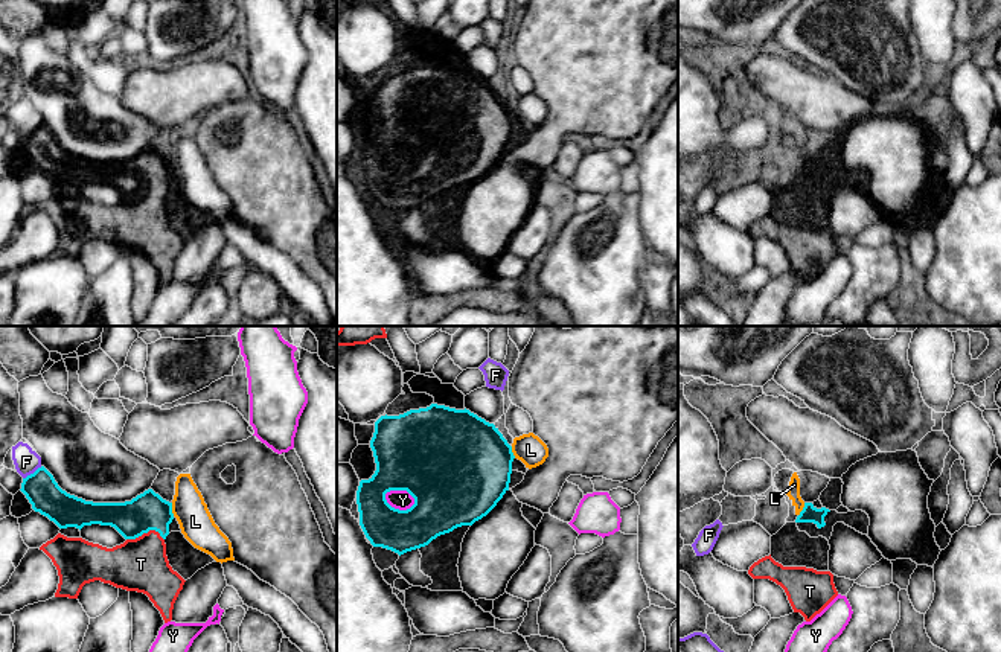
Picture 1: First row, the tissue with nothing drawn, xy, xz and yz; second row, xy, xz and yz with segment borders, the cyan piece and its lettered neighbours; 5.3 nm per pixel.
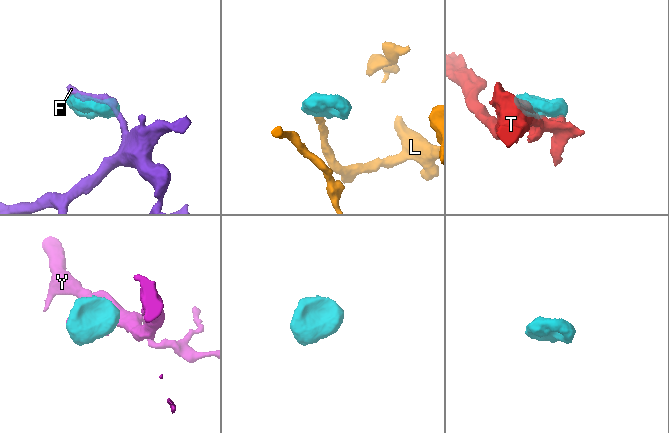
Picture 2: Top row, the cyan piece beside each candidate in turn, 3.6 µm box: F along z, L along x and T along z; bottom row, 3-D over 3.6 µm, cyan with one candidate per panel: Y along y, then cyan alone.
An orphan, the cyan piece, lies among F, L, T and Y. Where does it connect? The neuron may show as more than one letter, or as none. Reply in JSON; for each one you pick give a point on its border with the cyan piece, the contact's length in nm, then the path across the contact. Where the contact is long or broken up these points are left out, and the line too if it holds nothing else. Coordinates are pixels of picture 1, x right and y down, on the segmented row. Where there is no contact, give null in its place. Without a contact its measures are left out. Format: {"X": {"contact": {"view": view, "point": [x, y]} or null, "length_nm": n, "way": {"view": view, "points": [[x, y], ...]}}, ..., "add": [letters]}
{"T": {"contact": {"view": "xy", "point": [145, 532]}, "length_nm": 200, "way": {"view": "xy", "points": [[148, 511], [145, 532], [145, 550], [140, 564]]}}, "add": ["T"]}

